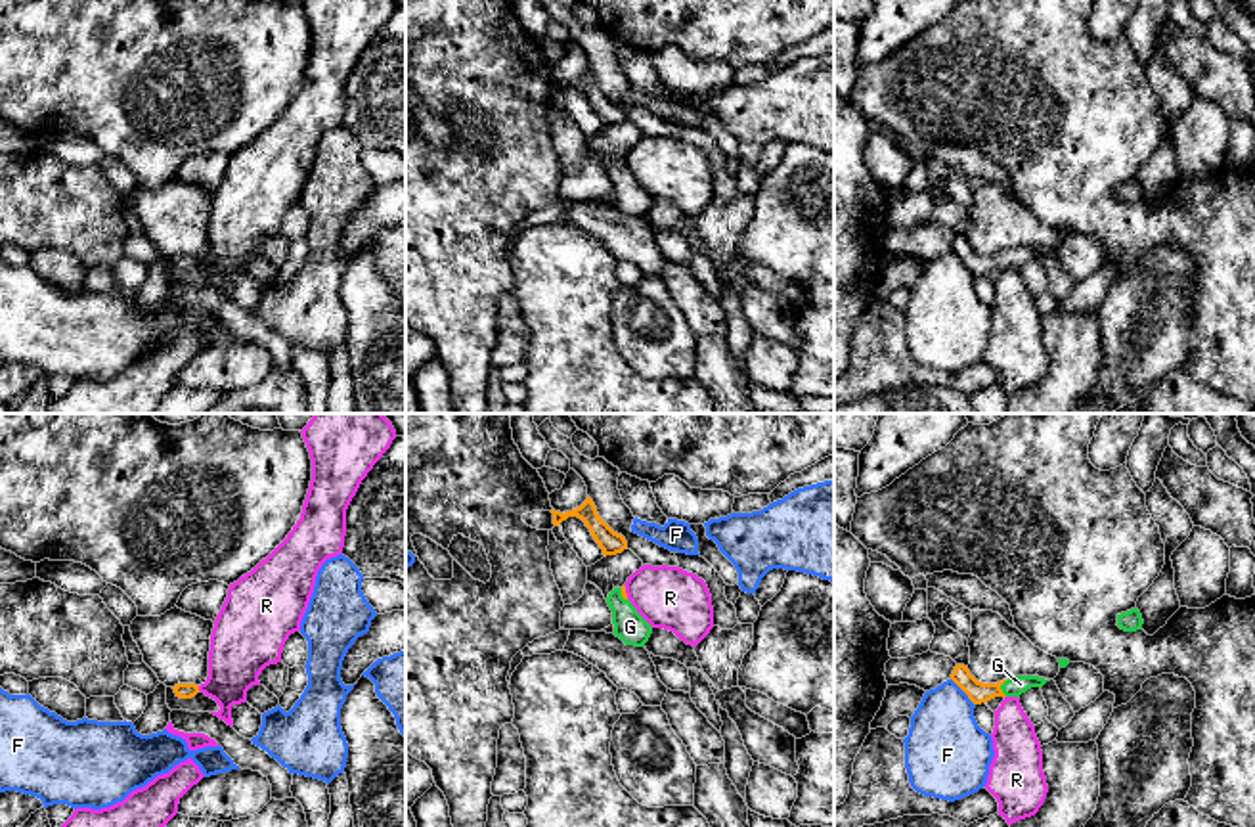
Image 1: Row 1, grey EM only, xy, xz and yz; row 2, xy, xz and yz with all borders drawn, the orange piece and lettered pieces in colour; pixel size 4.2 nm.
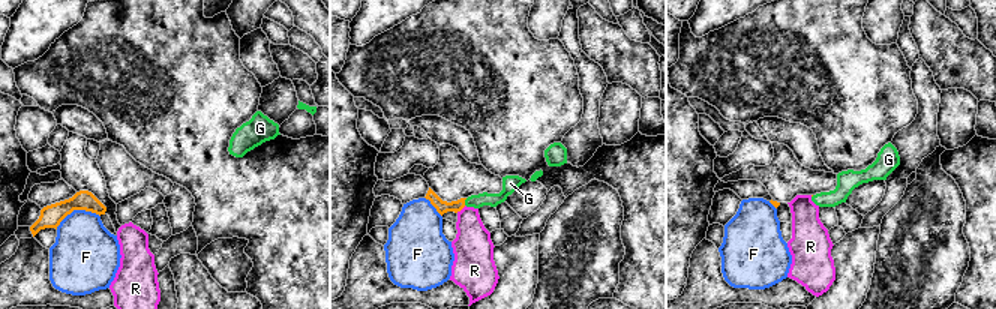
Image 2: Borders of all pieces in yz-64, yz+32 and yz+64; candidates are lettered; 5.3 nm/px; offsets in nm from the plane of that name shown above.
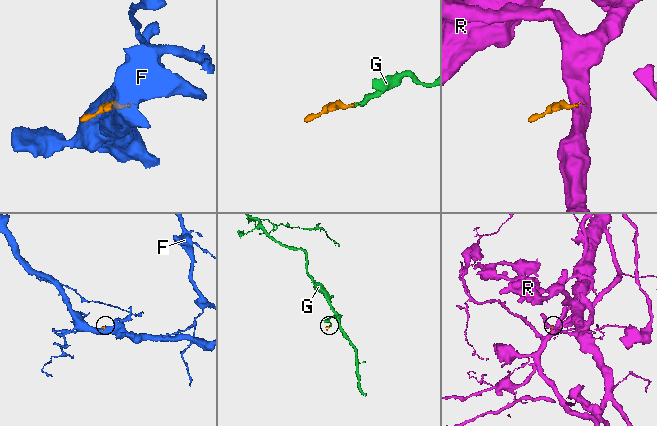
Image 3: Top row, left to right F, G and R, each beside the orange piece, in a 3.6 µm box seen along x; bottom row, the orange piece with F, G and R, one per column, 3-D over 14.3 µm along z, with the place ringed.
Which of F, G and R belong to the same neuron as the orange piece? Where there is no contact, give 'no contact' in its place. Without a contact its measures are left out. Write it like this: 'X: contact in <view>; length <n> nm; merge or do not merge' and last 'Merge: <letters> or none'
F: contact in yz; length 160 nm; do not merge
G: contact in yz; length 70 nm; merge
R: contact in xy; length 30 nm; do not merge
Merge: G

